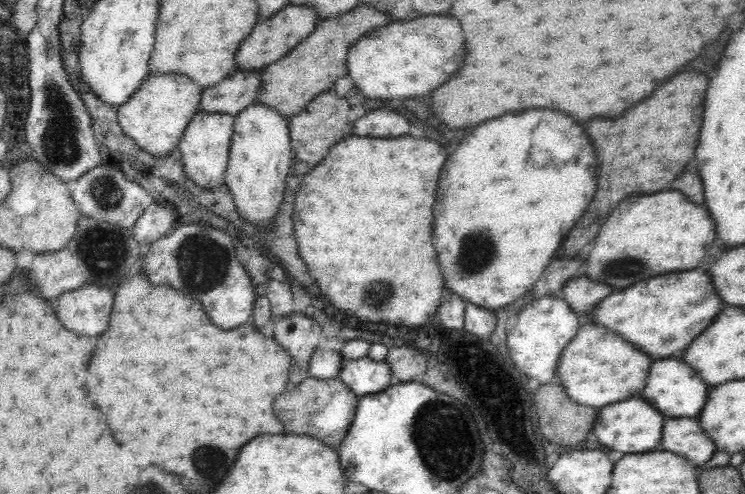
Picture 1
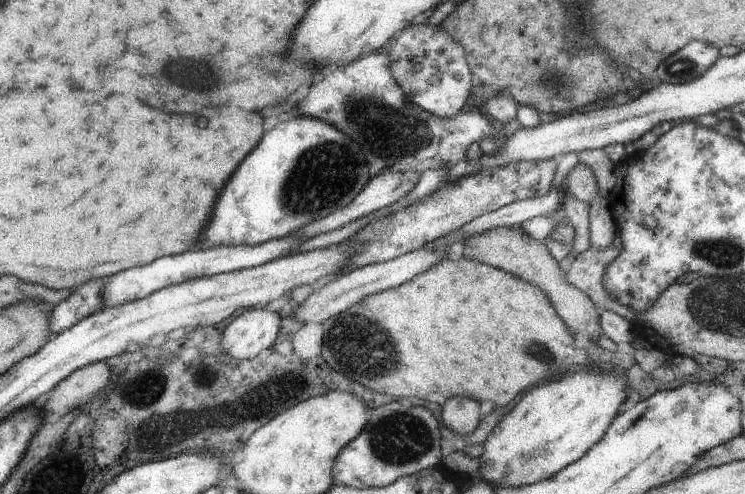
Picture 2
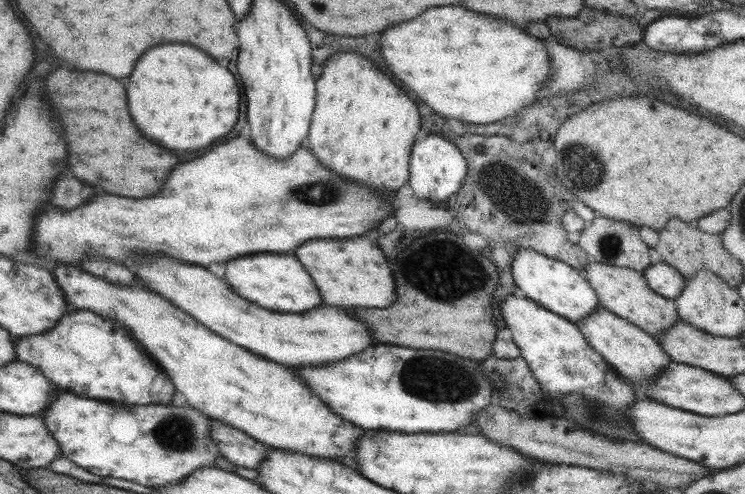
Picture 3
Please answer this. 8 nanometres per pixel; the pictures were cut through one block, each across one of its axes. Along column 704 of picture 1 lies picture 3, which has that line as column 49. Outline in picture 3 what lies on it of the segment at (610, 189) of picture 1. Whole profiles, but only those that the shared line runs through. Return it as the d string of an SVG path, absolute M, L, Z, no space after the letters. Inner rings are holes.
M61 68L45 80L45 92L63 118L63 138L69 152L67 168L77 180L85 180L87 186L97 186L107 194L117 192L117 196L127 198L147 198L161 190L161 178L167 178L179 160L171 150L147 142L131 124L121 82L95 72L81 72L75 78L73 72Z

